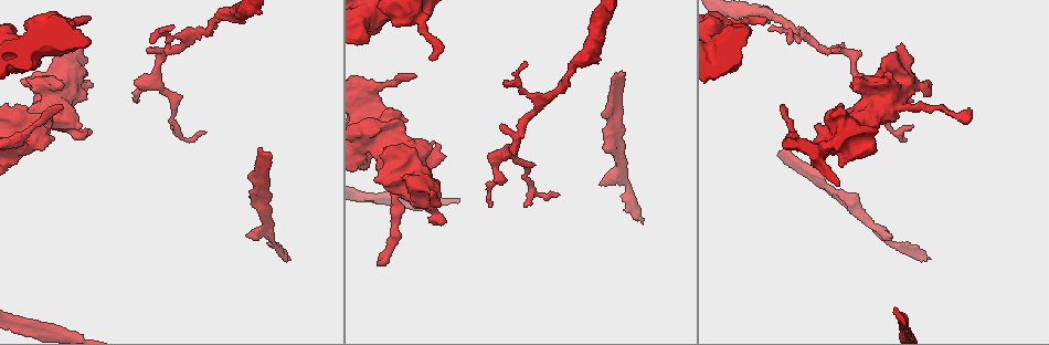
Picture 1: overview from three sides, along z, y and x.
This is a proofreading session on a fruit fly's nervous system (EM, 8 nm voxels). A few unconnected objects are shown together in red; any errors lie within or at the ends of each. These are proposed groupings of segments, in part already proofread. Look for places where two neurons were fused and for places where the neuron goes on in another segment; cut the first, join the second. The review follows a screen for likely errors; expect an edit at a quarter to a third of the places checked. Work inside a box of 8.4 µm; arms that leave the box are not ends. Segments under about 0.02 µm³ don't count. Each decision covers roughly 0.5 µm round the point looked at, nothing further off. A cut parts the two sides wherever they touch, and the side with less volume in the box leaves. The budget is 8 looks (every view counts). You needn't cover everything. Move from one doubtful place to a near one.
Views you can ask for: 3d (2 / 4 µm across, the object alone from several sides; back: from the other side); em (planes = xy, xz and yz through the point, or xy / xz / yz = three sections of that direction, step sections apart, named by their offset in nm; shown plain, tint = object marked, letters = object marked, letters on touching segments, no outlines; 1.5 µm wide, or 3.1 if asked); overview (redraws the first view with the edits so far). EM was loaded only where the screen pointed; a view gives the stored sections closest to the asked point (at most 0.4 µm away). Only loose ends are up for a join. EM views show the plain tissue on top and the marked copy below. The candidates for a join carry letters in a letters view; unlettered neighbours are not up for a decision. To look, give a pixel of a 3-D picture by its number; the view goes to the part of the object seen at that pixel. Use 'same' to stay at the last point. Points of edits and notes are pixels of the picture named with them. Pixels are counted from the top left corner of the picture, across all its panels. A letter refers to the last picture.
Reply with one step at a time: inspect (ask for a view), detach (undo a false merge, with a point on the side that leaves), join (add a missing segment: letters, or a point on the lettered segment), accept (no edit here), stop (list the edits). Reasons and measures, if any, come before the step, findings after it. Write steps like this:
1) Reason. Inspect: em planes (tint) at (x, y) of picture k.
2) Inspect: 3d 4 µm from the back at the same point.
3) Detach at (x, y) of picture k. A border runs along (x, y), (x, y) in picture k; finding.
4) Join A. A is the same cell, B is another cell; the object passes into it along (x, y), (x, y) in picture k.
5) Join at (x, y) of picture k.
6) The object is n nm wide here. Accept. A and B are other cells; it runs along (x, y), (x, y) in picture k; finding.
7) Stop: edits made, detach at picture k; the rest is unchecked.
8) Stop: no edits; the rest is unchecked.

Branch stops here. Inspect: em yz step 4 (letters) at (86, 131) of picture 1.

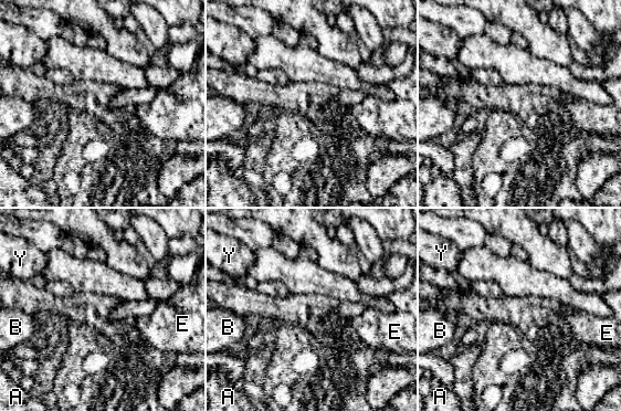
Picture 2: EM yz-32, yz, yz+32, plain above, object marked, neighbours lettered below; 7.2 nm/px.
Cut it another way. Inspect: em planes (letters) at the same point.

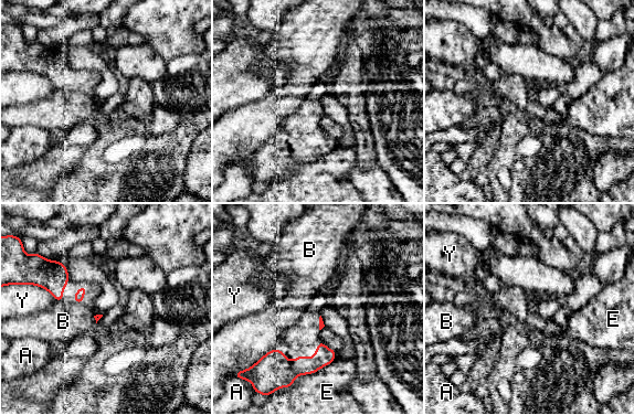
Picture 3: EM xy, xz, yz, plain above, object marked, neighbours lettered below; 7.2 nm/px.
Accept. A, B, E and Y are other cells; none of them fits.

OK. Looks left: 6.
Tapers out. Inspect: 3d 2 µm at (558, 195) of picture 1.

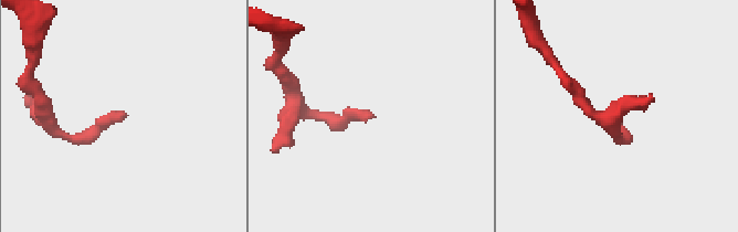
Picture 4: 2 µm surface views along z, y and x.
Inspect: em planes (tint) at (122, 113) of picture 4.

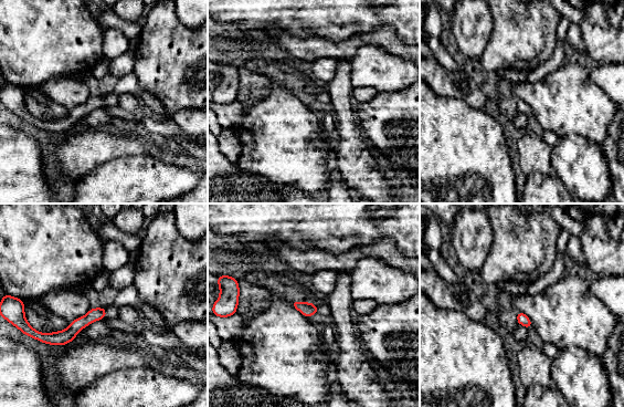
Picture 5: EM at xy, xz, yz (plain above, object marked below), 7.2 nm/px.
Inspect: em planes (letters) at the same point.

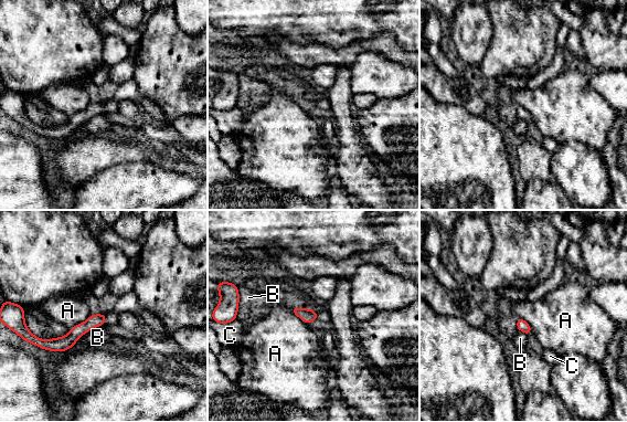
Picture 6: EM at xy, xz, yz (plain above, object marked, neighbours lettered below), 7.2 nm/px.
Accept. A, B and C are other cells; it runs along (103, 318), (66, 343), (41, 341) in picture 6; no lettered segment goes on from it.

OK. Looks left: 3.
An open end. Inspect: 3d 2 µm at (912, 101) of picture 1.

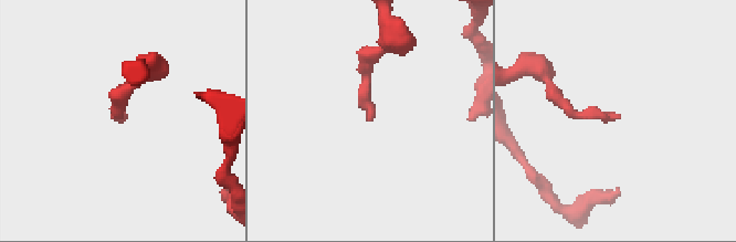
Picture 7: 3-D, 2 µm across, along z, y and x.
Inspect: em xz step 4 (tint) at (618, 118) of picture 7.

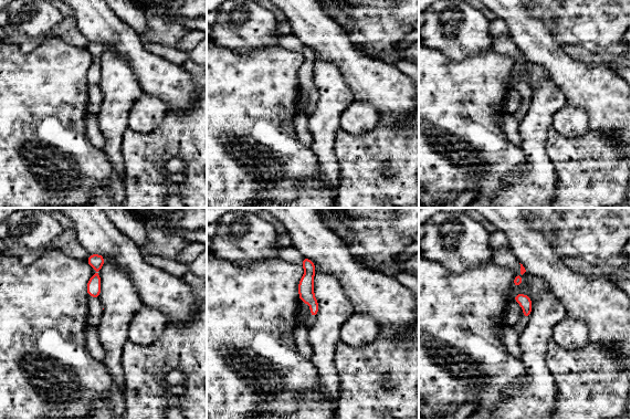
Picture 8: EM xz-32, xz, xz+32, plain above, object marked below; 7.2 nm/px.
Cut it another way. Inspect: em planes (letters) at the same point.

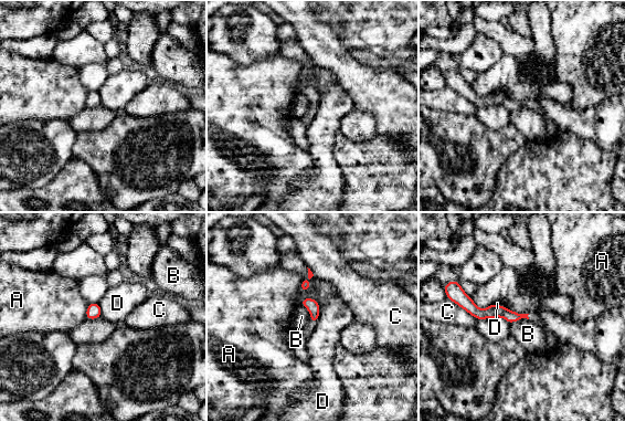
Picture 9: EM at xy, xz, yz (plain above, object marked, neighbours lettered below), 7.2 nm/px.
The object is 80 nm wide here. Accept. A, B, C and D are other cells; none of them fits.

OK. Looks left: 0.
Stop: no edits; the rest is unchecked.

